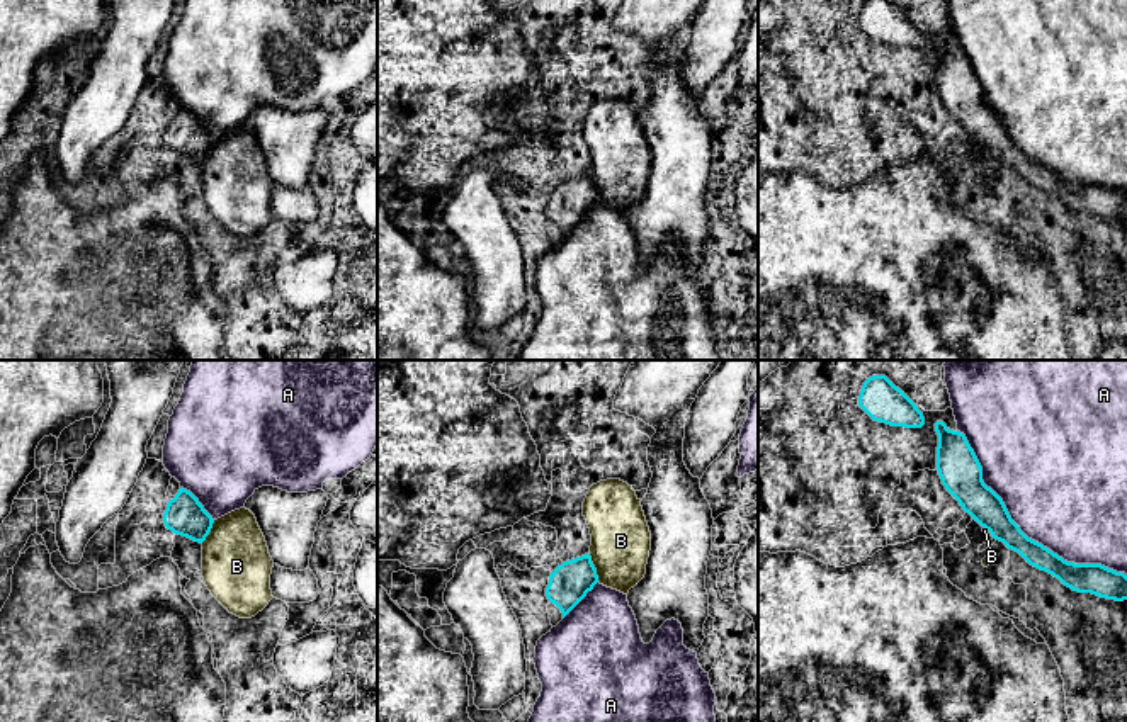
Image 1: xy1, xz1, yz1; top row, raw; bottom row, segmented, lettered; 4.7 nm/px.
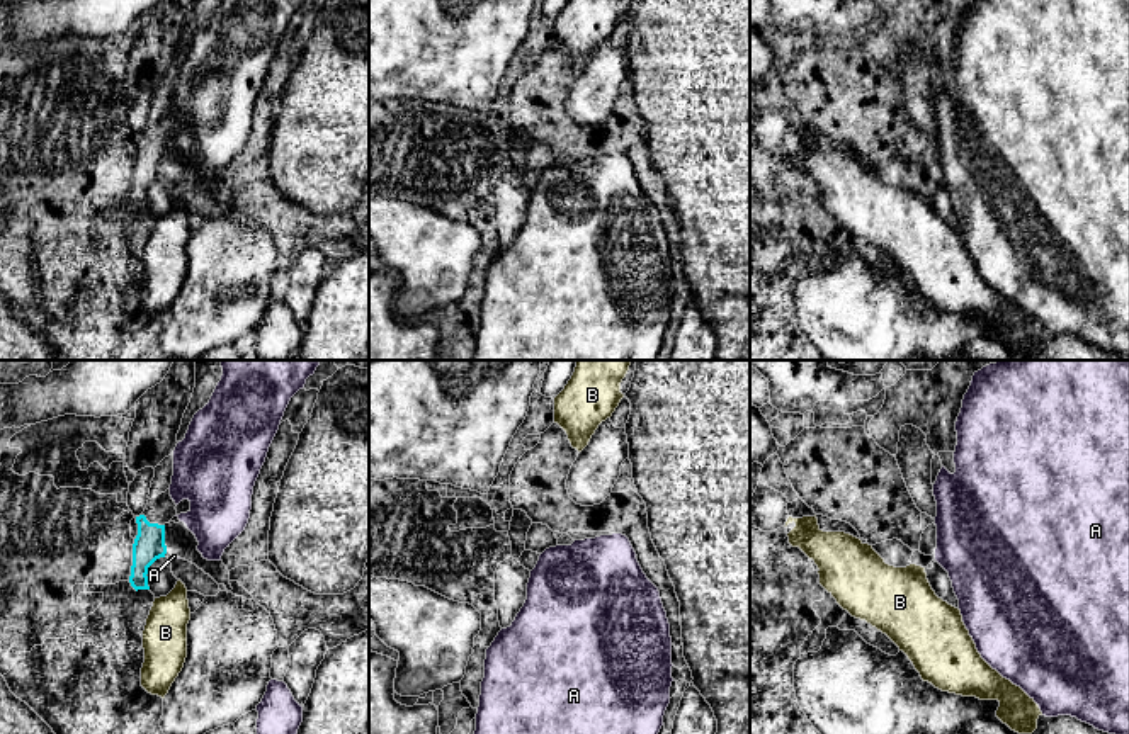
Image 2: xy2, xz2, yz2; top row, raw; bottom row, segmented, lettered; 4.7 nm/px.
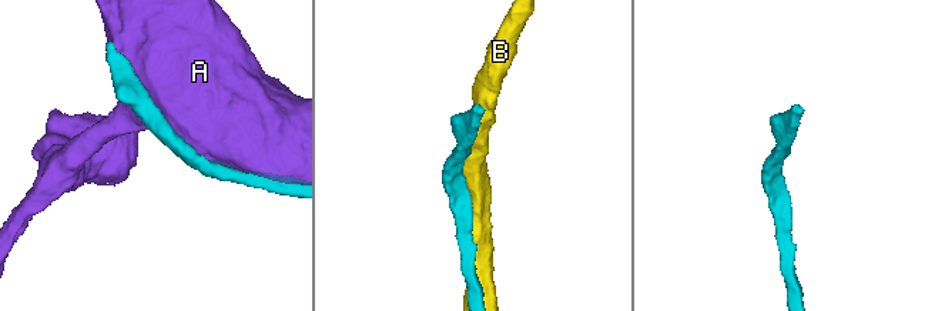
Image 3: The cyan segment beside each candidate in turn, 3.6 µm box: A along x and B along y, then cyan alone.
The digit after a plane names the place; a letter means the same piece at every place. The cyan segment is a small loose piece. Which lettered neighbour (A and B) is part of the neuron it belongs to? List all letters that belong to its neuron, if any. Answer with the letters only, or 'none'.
none

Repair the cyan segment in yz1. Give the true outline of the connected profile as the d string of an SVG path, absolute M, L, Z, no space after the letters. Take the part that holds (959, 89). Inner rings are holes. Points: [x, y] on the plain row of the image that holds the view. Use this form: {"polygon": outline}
{"polygon": "M943 41L935 42L935 51L938 54L937 90L942 104L993 158L1018 172L1030 185L1052 194L1073 211L1115 221L1127 219L1127 195L1124 192L1102 183L1068 182L1028 158L1011 139L1003 119L984 104L983 87L966 54L949 49Z"}

